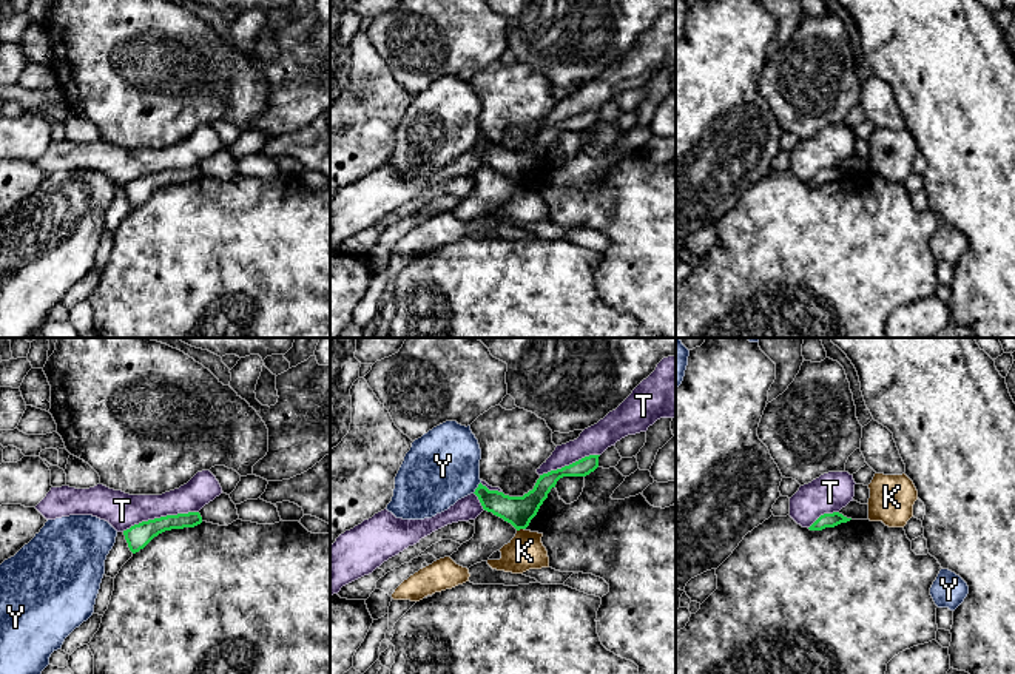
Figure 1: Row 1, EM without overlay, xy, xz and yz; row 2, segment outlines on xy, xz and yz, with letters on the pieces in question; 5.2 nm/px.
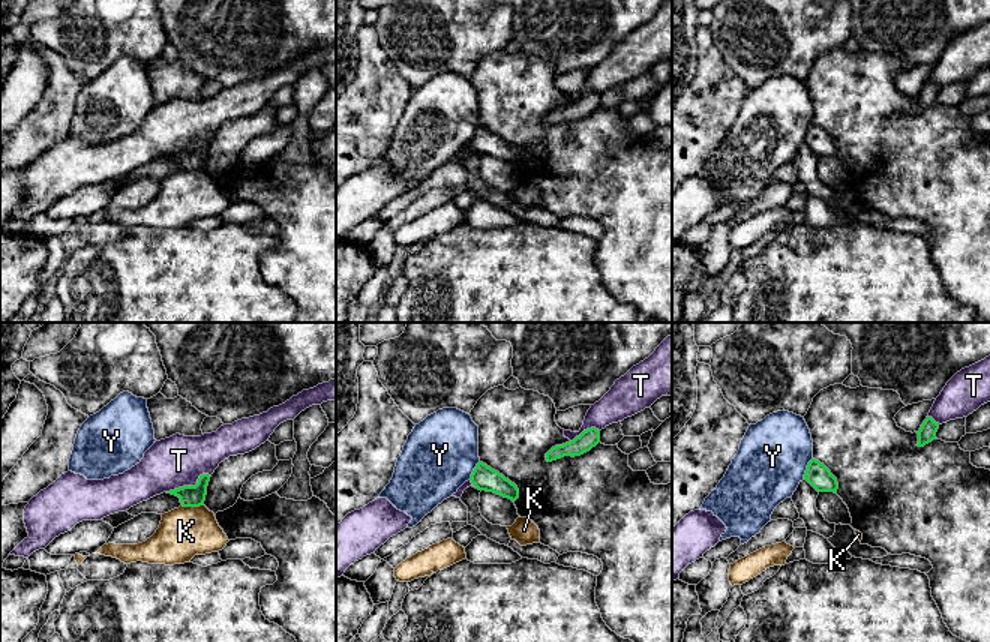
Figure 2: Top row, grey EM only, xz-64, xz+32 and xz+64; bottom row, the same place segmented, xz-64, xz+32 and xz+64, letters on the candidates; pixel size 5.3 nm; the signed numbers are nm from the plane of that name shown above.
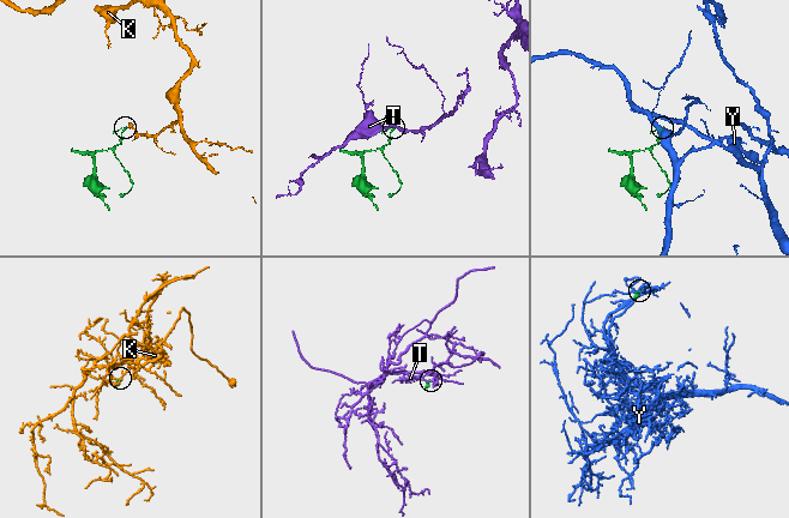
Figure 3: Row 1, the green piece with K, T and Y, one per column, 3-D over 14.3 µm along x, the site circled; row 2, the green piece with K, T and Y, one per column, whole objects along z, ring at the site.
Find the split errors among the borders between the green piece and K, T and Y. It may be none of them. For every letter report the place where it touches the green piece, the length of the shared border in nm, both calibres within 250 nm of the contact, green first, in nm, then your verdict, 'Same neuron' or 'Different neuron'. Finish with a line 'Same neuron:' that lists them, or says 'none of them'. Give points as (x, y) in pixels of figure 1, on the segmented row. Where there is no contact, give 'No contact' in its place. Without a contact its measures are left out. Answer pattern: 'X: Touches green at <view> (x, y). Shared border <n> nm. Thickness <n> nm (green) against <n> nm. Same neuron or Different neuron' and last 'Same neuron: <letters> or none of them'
K: Touches green at xz (520, 528). Shared border 40 nm. Thickness 160 nm (green) against 190 nm. Different neuron
T: Touches green at xy (161, 517). Shared border 420 nm. Thickness 120 nm (green) against 190 nm. Different neuron
Y: Touches green at xz (477, 488). Shared border 80 nm. Thickness 160 nm (green) against 380 nm. Different neuron
Same neuron: none of them

